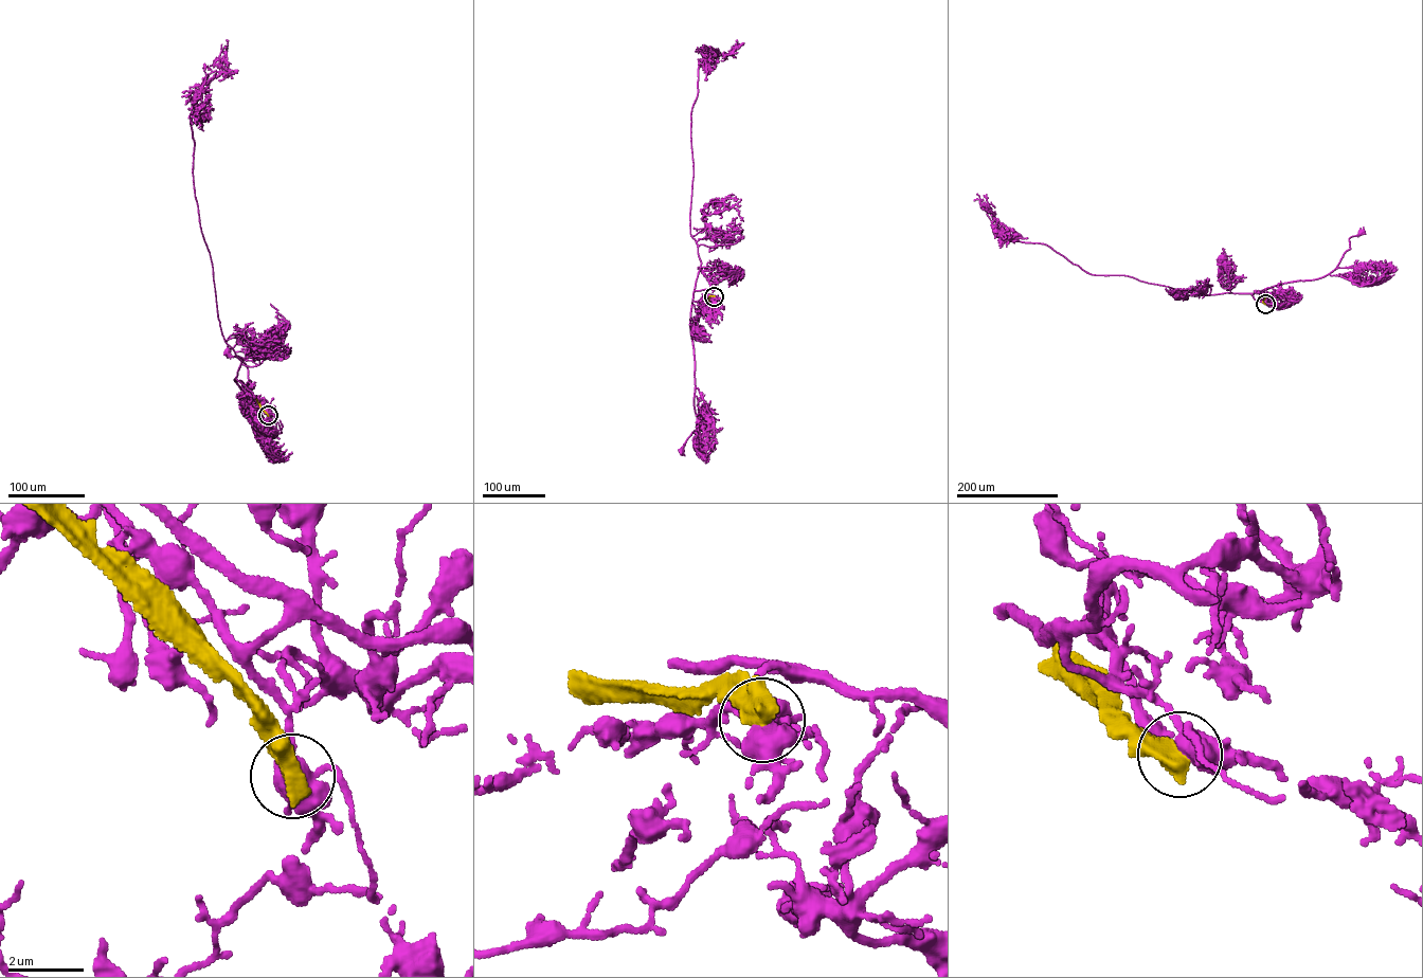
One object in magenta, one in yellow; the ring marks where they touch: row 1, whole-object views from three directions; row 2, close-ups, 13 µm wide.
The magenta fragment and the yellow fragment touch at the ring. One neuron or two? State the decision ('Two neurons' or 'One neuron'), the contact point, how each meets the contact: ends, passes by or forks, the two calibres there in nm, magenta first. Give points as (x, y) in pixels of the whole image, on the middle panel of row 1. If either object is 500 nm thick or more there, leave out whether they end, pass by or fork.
Two neurons. Place: (714, 296). Thickness 440 nm (magenta) against 600 nm

